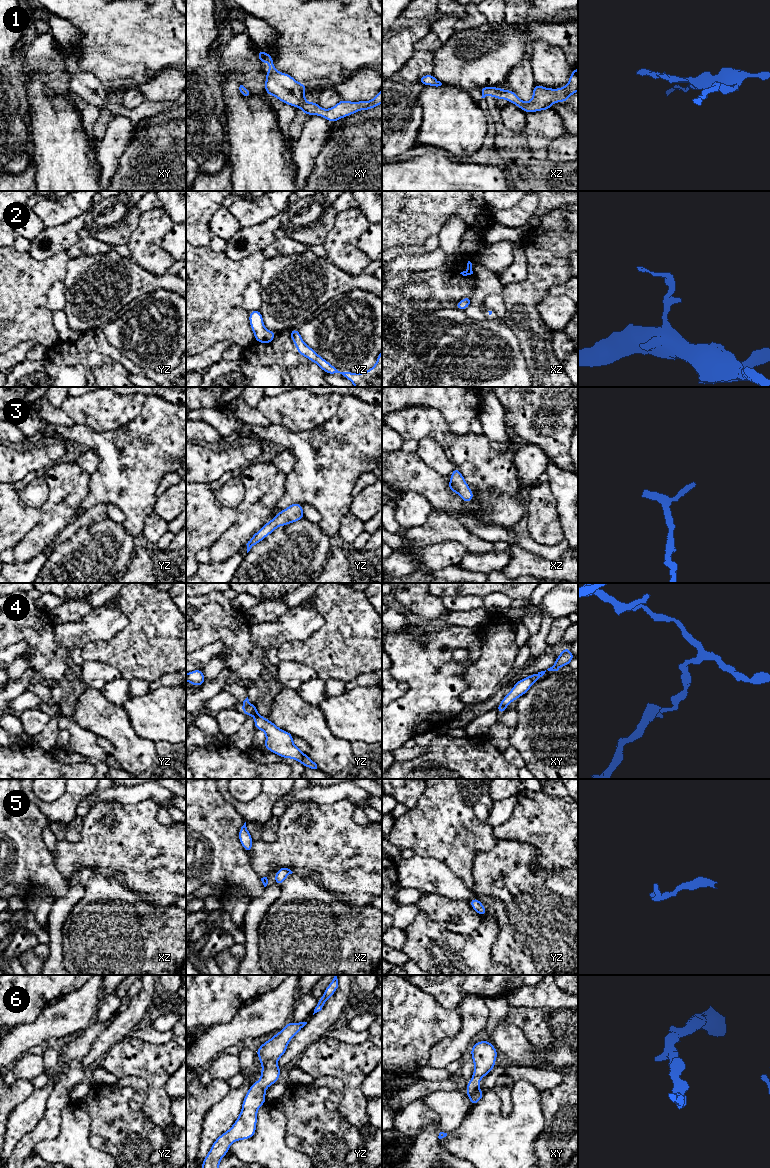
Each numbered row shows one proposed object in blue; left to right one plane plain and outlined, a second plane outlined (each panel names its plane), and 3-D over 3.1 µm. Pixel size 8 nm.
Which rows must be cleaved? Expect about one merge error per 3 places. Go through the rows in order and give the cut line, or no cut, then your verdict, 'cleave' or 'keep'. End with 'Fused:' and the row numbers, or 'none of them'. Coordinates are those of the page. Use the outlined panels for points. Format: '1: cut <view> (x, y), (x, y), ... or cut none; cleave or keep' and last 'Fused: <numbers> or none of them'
1: cut none; keep
2: cut none; keep
3: cut none; keep
4: cut xy (500, 704), (505, 707); cleave
5: cut none; keep
6: cut none; keep
Fused: 4

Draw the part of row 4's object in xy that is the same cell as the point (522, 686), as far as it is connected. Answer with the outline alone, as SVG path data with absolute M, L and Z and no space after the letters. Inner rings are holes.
M546 670L535 673L516 682L512 690L501 700L500 705L507 707L512 701L524 695L535 682L539 681L545 672Z

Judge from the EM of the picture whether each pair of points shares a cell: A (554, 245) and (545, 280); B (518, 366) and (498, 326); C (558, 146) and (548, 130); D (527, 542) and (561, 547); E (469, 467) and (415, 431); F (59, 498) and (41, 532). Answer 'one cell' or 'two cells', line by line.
A: one cell
B: one cell
C: two cells
D: one cell
E: one cell
F: one cell

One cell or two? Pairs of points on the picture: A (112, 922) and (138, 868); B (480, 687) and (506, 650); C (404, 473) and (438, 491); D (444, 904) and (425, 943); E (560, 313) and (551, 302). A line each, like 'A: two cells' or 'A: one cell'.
A: two cells
B: one cell
C: one cell
D: two cells
E: one cell

